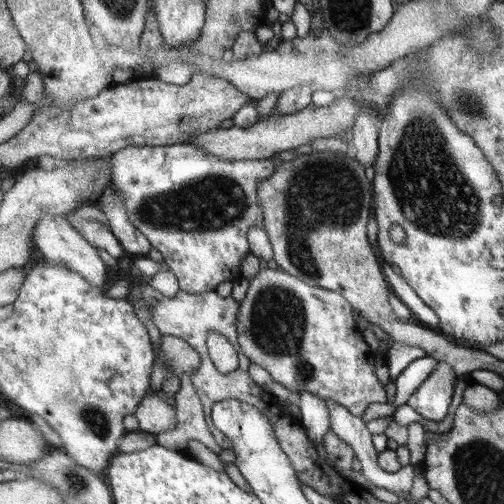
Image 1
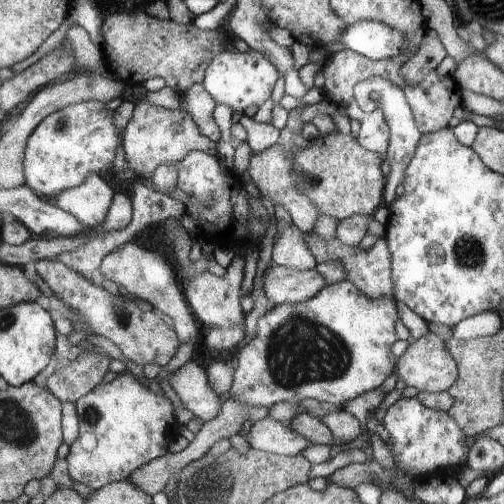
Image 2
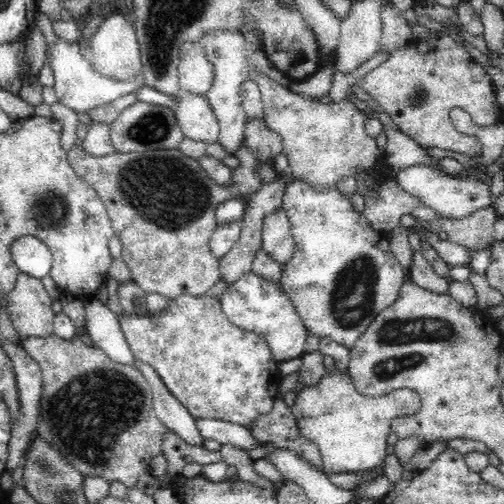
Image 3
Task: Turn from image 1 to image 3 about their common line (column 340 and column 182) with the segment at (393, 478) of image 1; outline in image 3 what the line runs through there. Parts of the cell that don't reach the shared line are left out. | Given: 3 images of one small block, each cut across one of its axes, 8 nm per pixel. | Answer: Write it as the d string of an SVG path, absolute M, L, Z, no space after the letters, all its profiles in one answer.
M134 360L134 364L146 376L146 380L152 386L154 410L156 410L156 416L160 418L160 422L170 432L174 432L176 436L180 436L186 444L190 444L190 446L202 446L202 442L206 438L200 434L200 430L198 430L198 426L194 422L194 416L190 414L190 410L186 410L182 406L182 402L178 402L170 394L168 386L162 382L162 378L154 370L154 366L148 366L146 362L140 362L140 360Z

